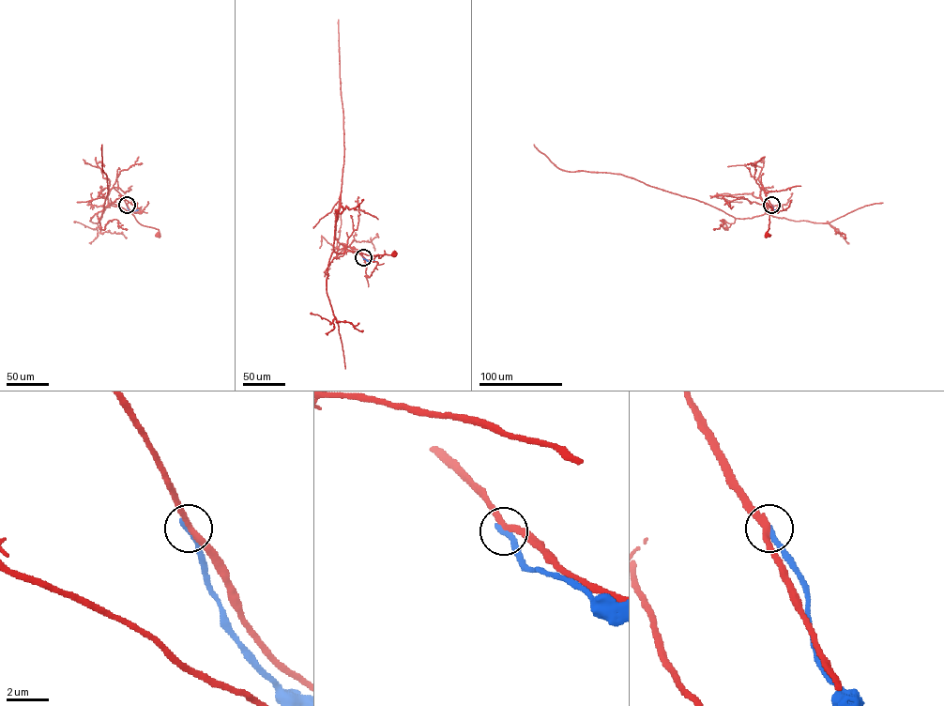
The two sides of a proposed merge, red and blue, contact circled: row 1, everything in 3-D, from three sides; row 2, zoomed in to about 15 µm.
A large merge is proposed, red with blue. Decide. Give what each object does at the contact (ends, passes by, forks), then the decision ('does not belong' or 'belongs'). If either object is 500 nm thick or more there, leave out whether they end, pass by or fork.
red passes by; blue ends there; does not belong

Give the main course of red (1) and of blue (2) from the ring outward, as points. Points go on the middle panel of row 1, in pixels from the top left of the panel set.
1: (362, 257), (349, 247), (343, 246), (345, 250), (370, 255), (394, 253)
2: (362, 257), (374, 260)

